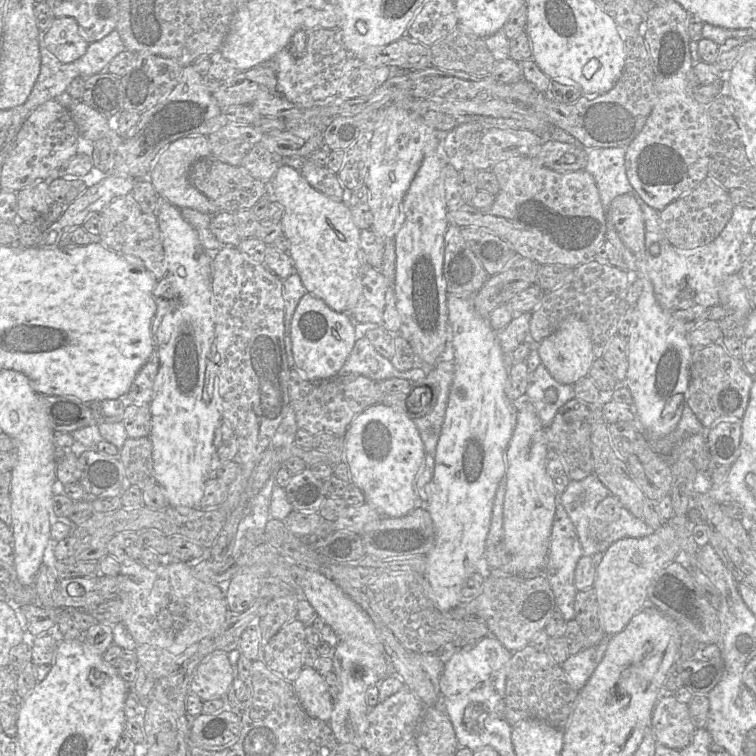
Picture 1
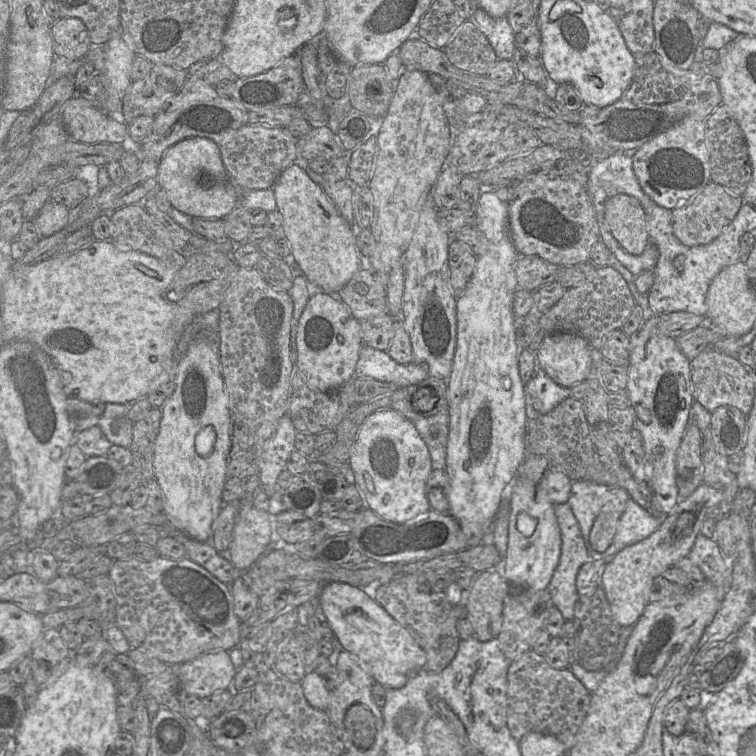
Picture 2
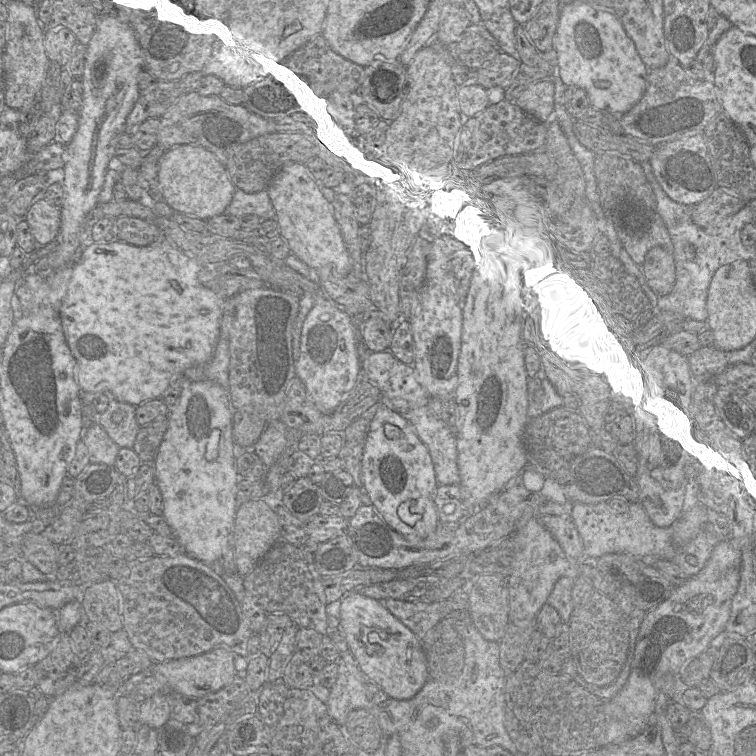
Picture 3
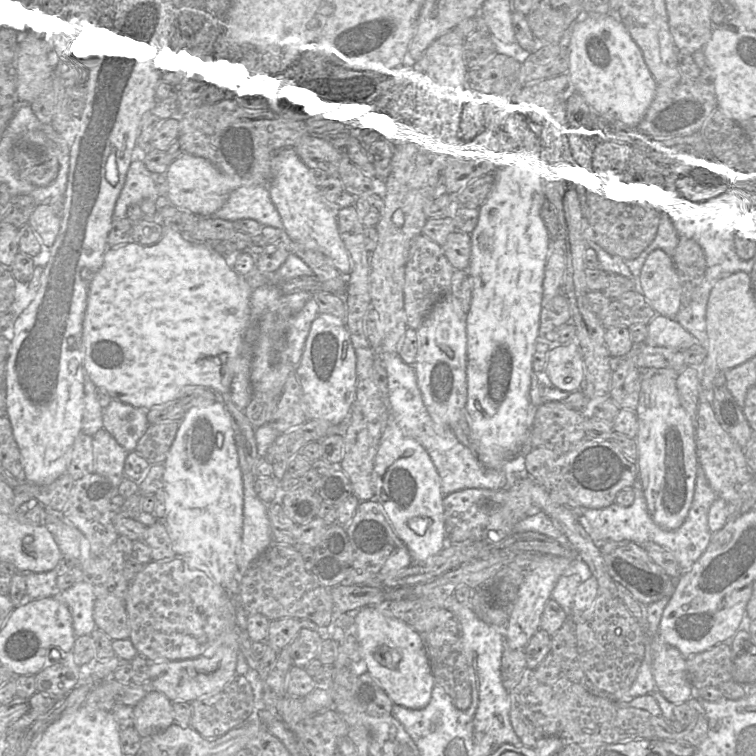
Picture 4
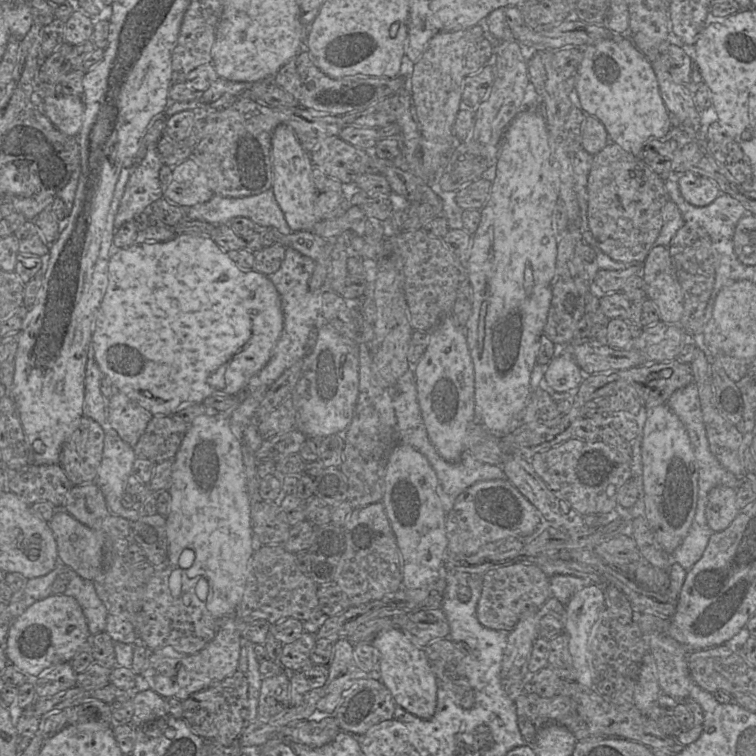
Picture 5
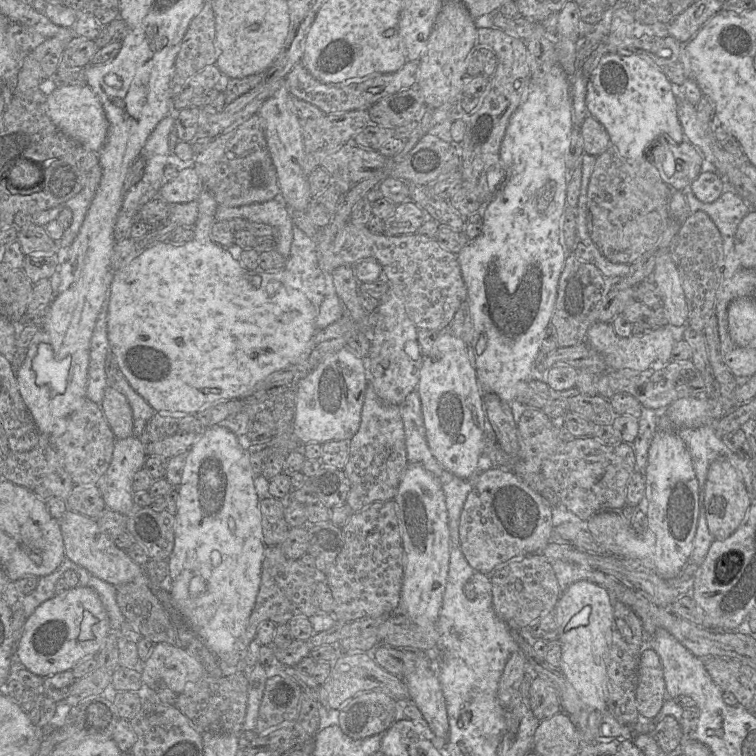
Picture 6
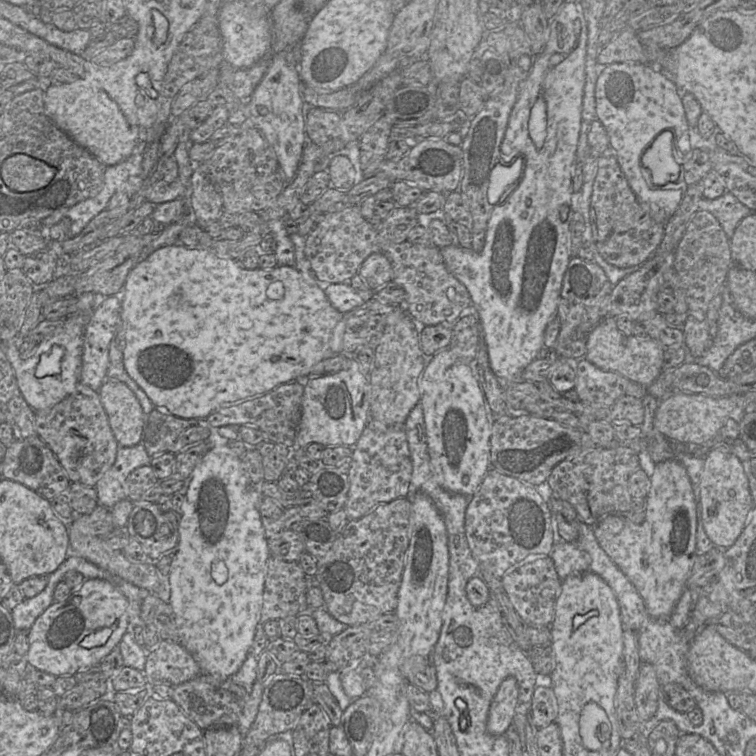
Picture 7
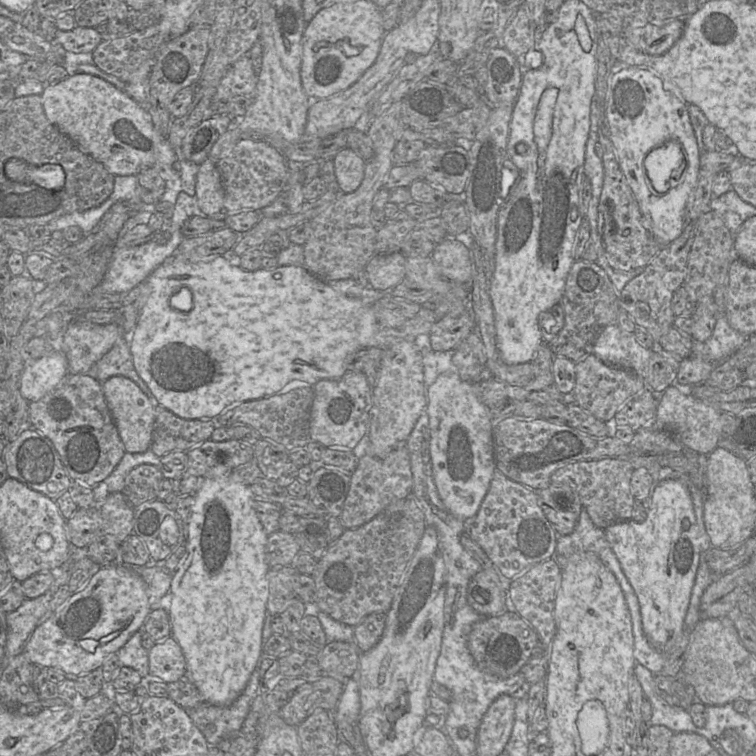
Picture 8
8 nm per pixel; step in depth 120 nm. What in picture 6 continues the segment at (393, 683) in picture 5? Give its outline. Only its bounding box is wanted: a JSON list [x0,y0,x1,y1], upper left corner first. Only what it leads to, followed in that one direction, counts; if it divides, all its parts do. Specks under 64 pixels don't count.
[402,650,449,742]

